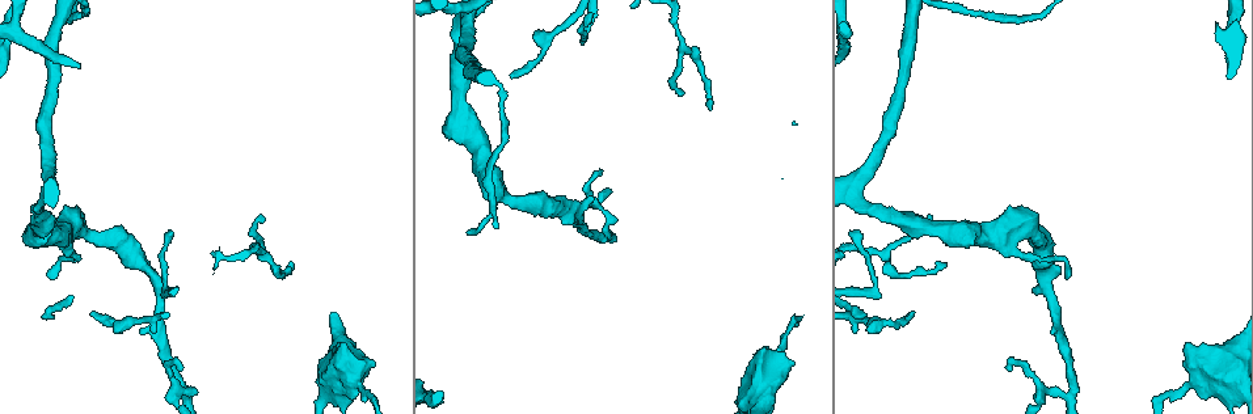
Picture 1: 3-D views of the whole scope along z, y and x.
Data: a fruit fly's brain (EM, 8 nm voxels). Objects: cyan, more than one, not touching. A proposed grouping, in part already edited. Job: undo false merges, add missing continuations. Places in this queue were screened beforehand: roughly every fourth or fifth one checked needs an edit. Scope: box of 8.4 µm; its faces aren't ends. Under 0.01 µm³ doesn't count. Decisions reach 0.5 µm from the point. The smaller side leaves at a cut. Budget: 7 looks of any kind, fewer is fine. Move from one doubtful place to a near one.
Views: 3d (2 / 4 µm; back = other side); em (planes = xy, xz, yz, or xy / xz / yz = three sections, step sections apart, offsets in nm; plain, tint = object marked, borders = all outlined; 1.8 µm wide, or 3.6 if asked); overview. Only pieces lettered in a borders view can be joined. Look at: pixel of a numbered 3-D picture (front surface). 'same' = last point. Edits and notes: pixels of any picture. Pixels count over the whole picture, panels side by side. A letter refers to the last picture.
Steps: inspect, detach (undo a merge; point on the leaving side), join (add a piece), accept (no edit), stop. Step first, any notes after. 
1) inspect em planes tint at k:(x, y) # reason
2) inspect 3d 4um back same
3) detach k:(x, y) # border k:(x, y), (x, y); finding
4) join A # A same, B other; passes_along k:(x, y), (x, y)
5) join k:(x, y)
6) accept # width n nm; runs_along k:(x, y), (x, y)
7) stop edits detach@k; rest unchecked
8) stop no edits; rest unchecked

inspect 3d 2um at 1:(876, 326) # a fork

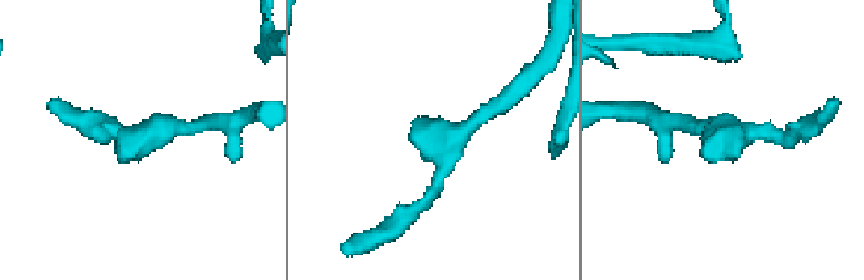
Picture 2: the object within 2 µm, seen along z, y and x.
inspect em planes borders at 2:(727, 138) # now the EM

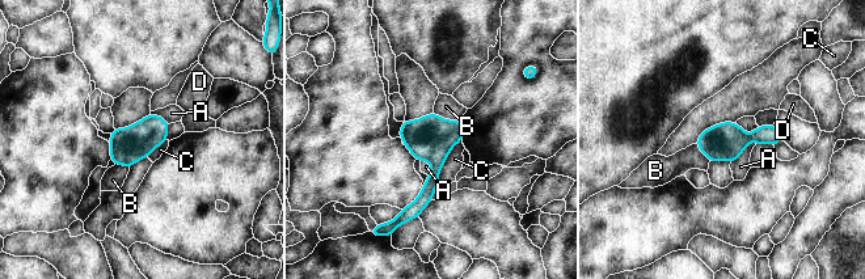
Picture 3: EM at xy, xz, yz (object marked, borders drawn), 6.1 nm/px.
accept # width 220 nm; A other, B other, C other, D other; border 3:(461, 140), (451, 149), (438, 184); all the same neuron

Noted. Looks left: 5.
inspect 3d 4um at 1:(75, 259) # sudden change in width

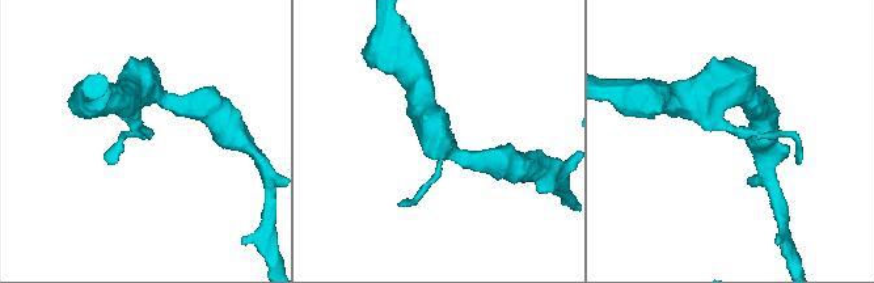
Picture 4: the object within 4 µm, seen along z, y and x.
inspect em xz step 4 tint at 4:(148, 133)

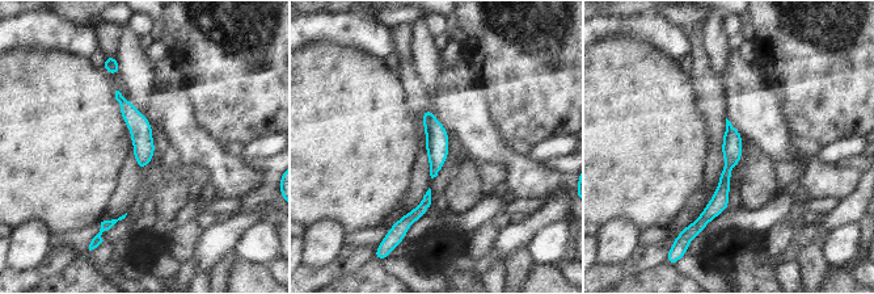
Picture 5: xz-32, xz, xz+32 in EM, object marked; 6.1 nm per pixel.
inspect em yz step 4 borders same

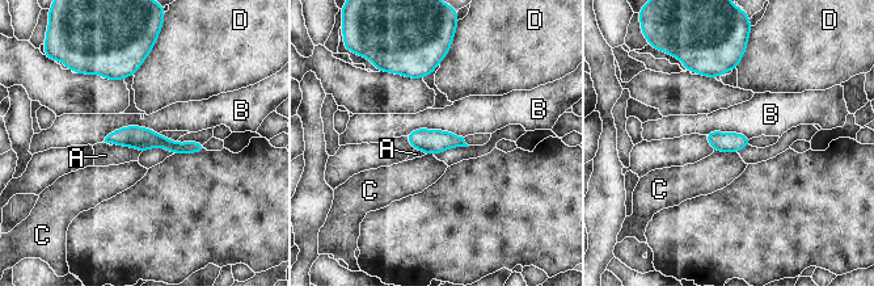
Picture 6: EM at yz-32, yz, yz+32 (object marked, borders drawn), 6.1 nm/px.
accept # A other, B other, C other, D other; border 6:(113, 143), (142, 151); continuous, no second neuron

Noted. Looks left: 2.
stop no edits; rest unchecked

